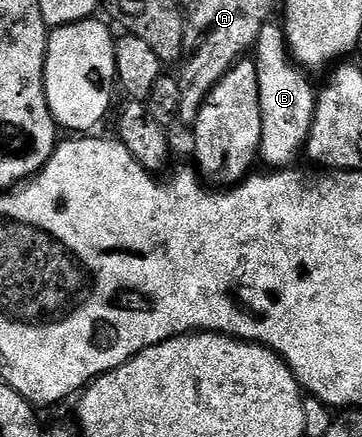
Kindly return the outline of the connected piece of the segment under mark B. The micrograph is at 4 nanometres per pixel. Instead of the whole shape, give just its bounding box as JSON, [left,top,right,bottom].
[253,21,317,169]

